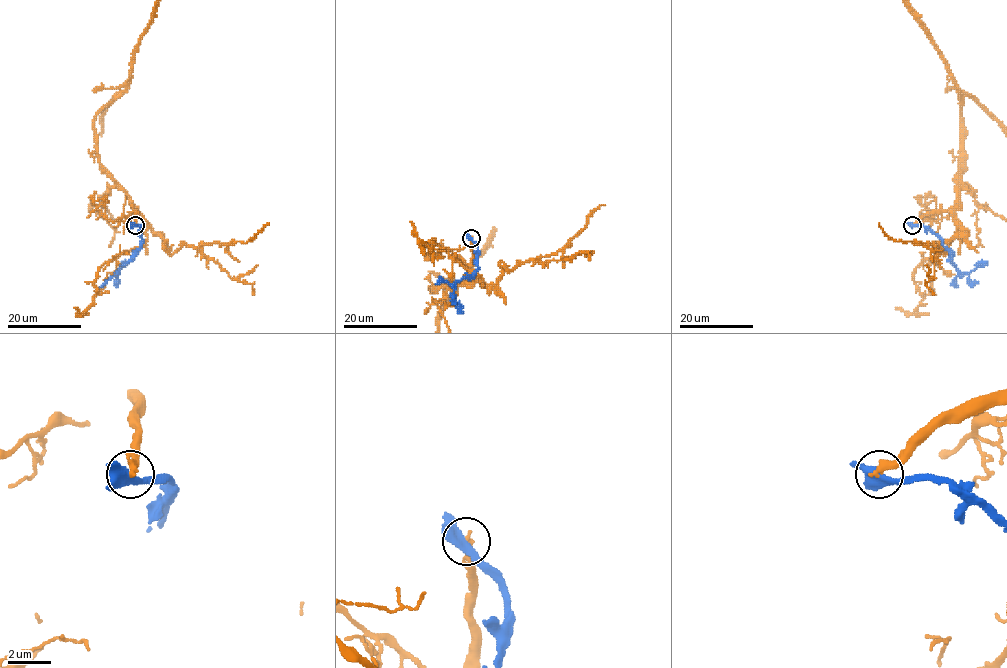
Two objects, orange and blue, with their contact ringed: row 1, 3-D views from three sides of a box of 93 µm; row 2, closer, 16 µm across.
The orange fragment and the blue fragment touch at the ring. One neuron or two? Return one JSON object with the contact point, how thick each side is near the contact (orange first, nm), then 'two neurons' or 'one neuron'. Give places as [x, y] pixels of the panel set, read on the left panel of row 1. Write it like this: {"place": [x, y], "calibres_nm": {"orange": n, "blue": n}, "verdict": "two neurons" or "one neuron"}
{"place": [135, 225], "calibres_nm": {"orange": 340, "blue": 320}, "verdict": "two neurons"}

